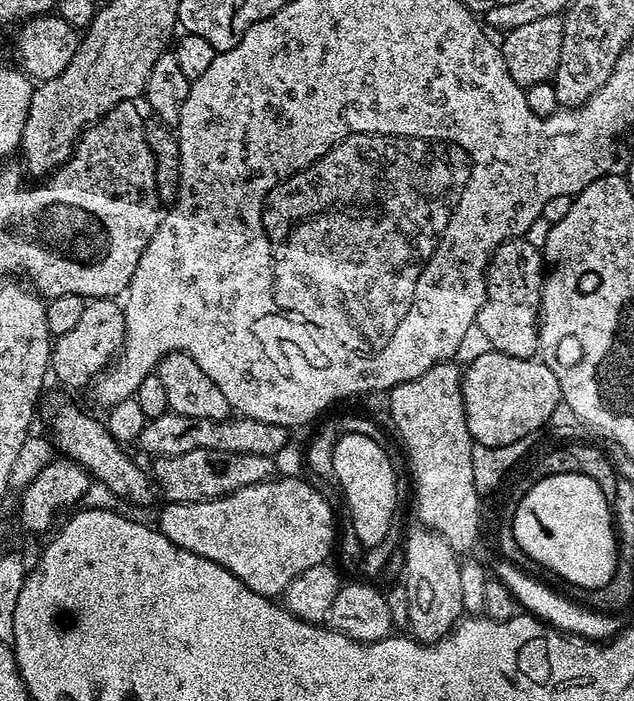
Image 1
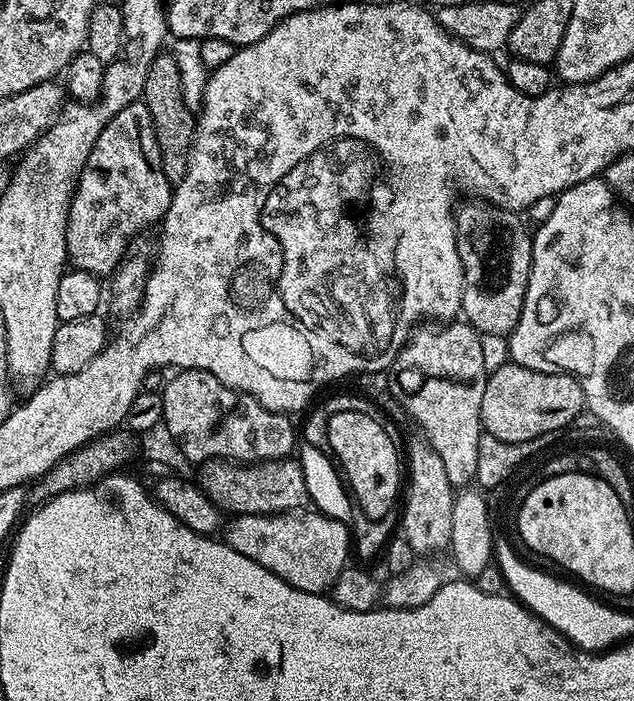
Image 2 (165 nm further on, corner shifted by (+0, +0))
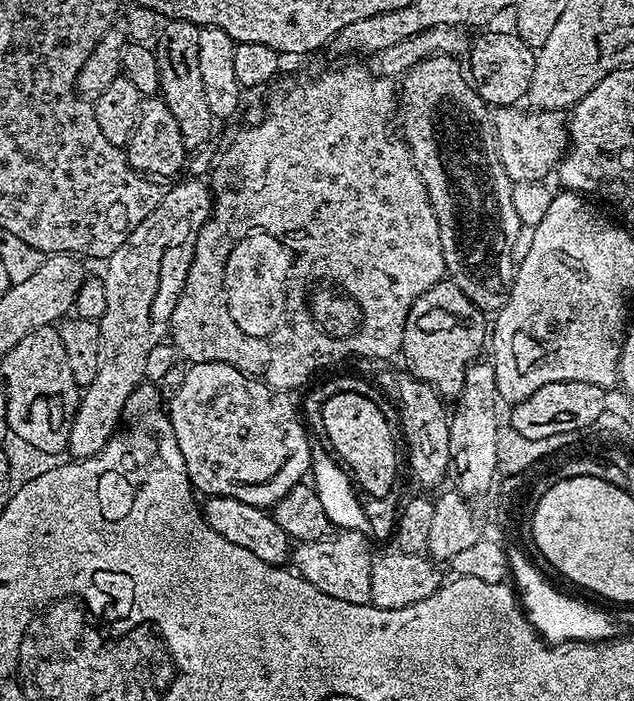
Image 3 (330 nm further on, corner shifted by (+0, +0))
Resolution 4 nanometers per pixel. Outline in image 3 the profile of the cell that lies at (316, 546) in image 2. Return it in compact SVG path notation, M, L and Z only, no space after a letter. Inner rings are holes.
M340 530L323 540L297 543L291 549L290 564L301 578L318 586L322 594L330 594L330 598L338 598L342 602L366 604L370 601L370 574L374 559L371 543L373 541L363 532Z

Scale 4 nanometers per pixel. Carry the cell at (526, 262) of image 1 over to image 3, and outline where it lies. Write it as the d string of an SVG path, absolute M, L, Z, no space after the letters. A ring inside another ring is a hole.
M425 56L417 59L415 63L416 65L404 76L404 89L401 87L398 92L398 104L402 109L399 113L398 120L399 123L404 123L402 139L408 145L408 152L412 156L414 166L426 186L426 194L430 198L430 206L438 218L440 237L442 238L442 250L444 251L444 266L451 283L456 284L458 290L462 290L462 294L466 294L466 298L470 298L470 302L474 302L474 306L479 308L481 312L495 314L508 301L508 296L512 292L512 283L516 277L516 265L518 263L518 248L516 252L516 243L520 240L522 225L518 214L514 210L514 202L512 201L512 185L514 182L509 179L504 168L500 165L499 158L496 156L494 133L490 127L489 105L485 104L484 100L476 95L476 90L471 79L465 73L464 76L460 73L461 61L454 56Z

